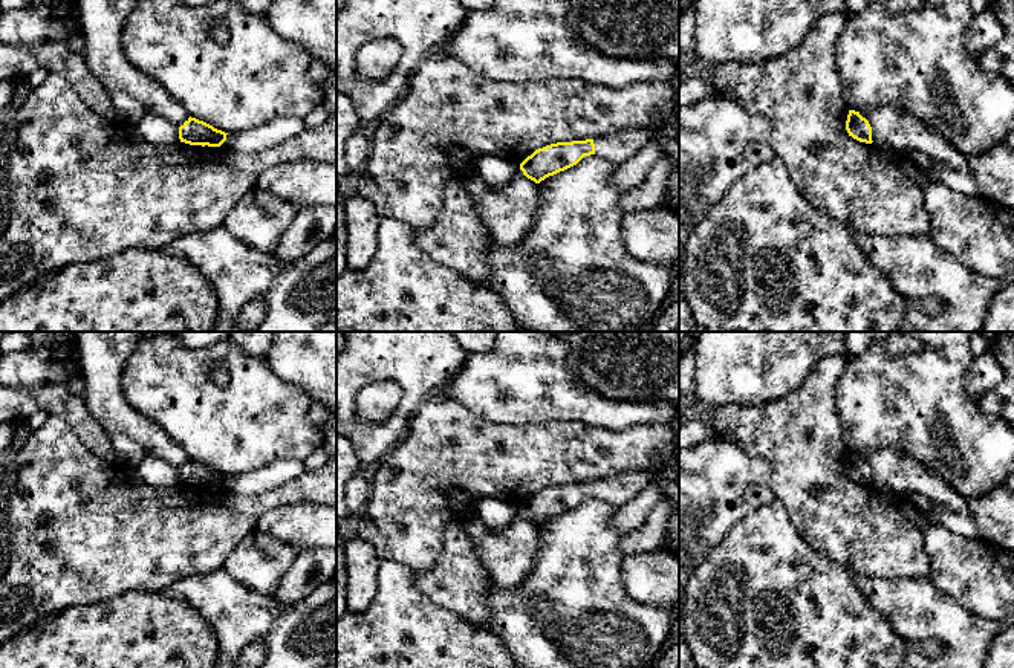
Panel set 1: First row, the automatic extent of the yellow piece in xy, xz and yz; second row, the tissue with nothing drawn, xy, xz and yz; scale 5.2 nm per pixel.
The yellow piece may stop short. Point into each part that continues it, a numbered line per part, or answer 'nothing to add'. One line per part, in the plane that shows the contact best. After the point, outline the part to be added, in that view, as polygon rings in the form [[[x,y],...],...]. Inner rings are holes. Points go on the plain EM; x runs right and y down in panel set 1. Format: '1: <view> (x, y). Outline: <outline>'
1: xz (620, 489). Outline: [[[653,468],[596,480],[593,482],[595,497],[621,507],[638,497],[650,485],[652,475]]]

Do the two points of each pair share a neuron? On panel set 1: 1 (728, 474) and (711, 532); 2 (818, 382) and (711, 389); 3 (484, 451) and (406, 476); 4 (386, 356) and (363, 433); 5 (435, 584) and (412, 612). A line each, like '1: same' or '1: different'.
1: same
2: different
3: same
4: same
5: different

